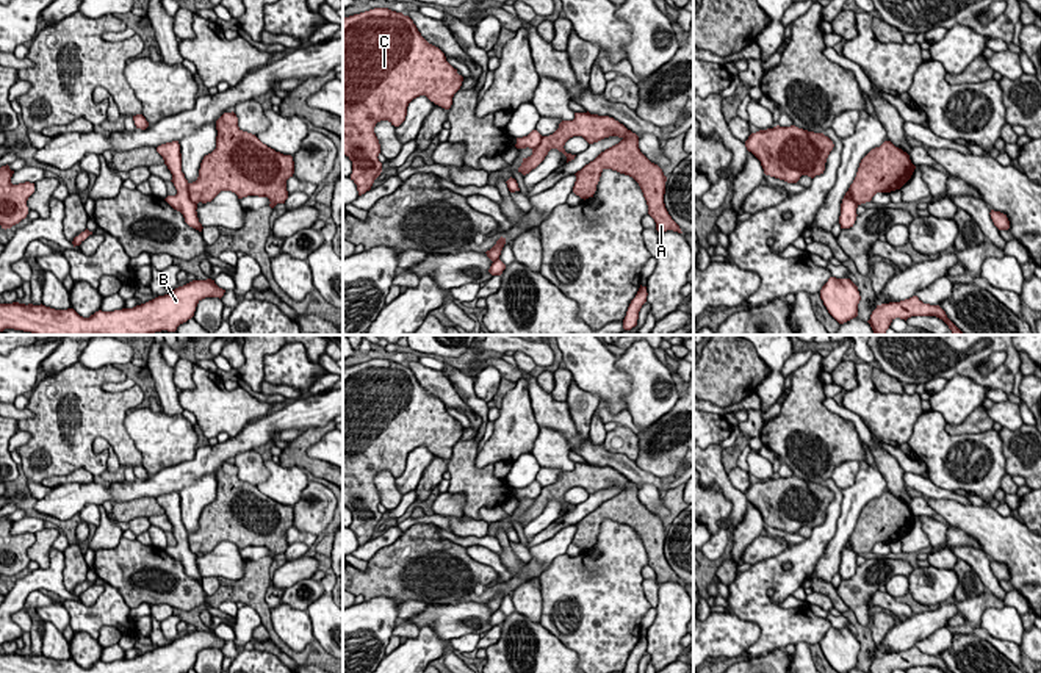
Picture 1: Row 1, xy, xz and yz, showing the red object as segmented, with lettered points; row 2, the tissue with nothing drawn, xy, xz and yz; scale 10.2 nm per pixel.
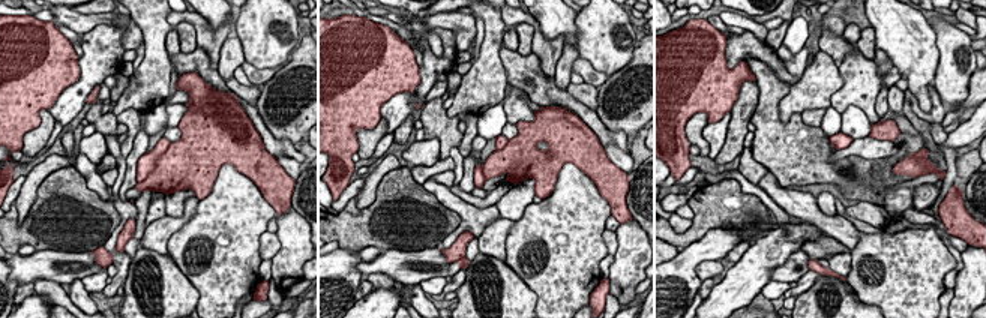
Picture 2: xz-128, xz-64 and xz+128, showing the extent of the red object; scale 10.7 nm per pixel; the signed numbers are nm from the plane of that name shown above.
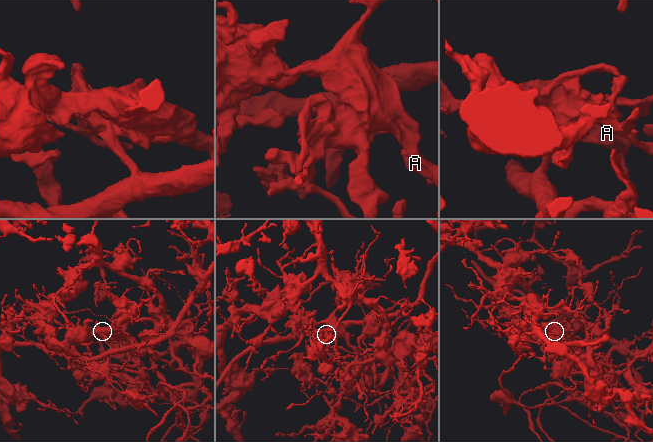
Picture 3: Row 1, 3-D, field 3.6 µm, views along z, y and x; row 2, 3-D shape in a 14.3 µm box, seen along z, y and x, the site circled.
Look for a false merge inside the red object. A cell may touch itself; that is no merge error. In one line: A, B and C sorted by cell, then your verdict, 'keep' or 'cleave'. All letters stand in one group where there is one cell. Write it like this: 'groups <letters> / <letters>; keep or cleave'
groups A C / B; cleave

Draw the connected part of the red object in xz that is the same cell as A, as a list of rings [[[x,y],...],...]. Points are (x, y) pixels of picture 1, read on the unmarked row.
[[[589,462],[575,463],[573,471],[562,471],[553,485],[542,488],[532,506],[523,509],[518,523],[523,526],[529,524],[545,510],[551,499],[562,502],[567,507],[567,513],[575,510],[576,506],[567,504],[564,499],[565,493],[573,487],[582,487],[589,495],[609,487],[621,490],[575,524],[573,543],[576,546],[584,551],[593,548],[601,523],[604,520],[617,521],[639,534],[648,556],[648,565],[654,570],[657,582],[673,581],[683,584],[664,554],[667,527],[657,515],[640,502],[639,487],[614,468],[590,465]]]

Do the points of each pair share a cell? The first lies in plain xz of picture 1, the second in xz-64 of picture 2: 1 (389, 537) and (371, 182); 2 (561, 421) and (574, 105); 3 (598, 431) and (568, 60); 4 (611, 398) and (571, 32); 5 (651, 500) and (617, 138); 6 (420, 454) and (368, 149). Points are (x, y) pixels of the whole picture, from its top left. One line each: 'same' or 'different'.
1: different
2: same
3: same
4: same
5: different
6: different

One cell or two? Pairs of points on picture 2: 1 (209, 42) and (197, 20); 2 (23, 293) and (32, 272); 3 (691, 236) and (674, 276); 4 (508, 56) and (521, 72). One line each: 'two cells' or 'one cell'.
1: one cell
2: two cells
3: two cells
4: one cell

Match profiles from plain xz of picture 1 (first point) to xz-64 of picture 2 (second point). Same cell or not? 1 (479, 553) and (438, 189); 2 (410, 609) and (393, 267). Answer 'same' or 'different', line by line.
1: same
2: different

